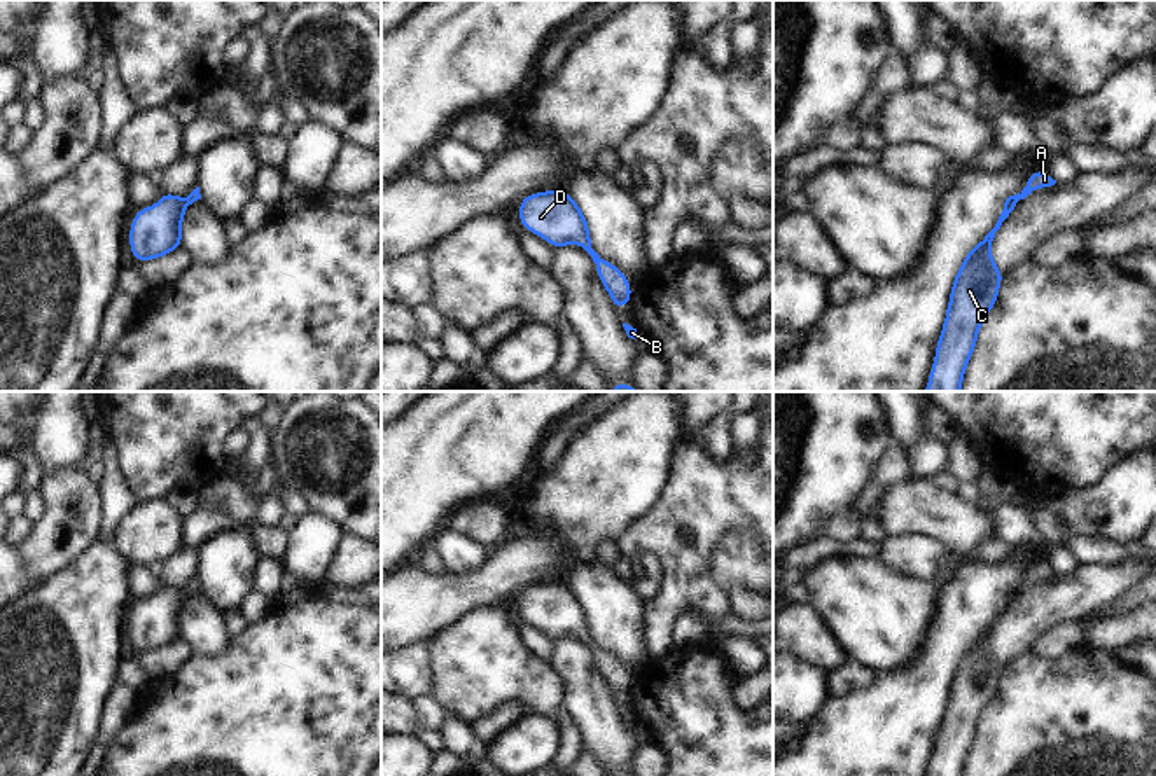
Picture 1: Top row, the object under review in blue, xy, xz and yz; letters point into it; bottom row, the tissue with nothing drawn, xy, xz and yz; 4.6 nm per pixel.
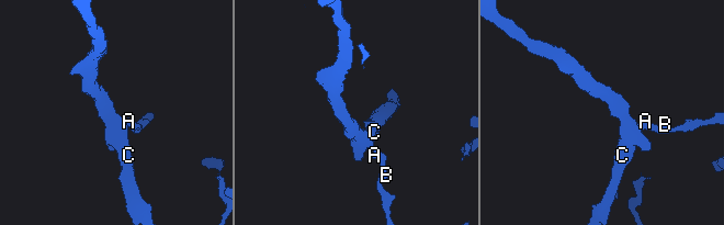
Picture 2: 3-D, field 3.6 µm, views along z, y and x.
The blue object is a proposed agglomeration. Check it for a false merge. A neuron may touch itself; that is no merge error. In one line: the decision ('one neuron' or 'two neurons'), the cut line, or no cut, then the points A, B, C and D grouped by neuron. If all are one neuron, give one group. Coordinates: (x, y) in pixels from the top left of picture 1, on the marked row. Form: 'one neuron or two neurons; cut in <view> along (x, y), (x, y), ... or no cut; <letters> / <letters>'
one neuron; no cut; A B C D

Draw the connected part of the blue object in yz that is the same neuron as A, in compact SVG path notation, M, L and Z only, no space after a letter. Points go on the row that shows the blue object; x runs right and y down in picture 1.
M1035 170L1023 191L1006 199L995 227L967 252L953 280L946 318L923 391L960 391L971 355L978 344L979 329L999 299L1004 276L992 255L995 232L1020 199L1055 184L1056 180L1048 171Z

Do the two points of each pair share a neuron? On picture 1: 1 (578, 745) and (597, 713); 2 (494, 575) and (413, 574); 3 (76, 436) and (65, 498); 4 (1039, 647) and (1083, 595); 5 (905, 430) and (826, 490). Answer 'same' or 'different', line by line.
1: different
2: same
3: different
4: different
5: different

